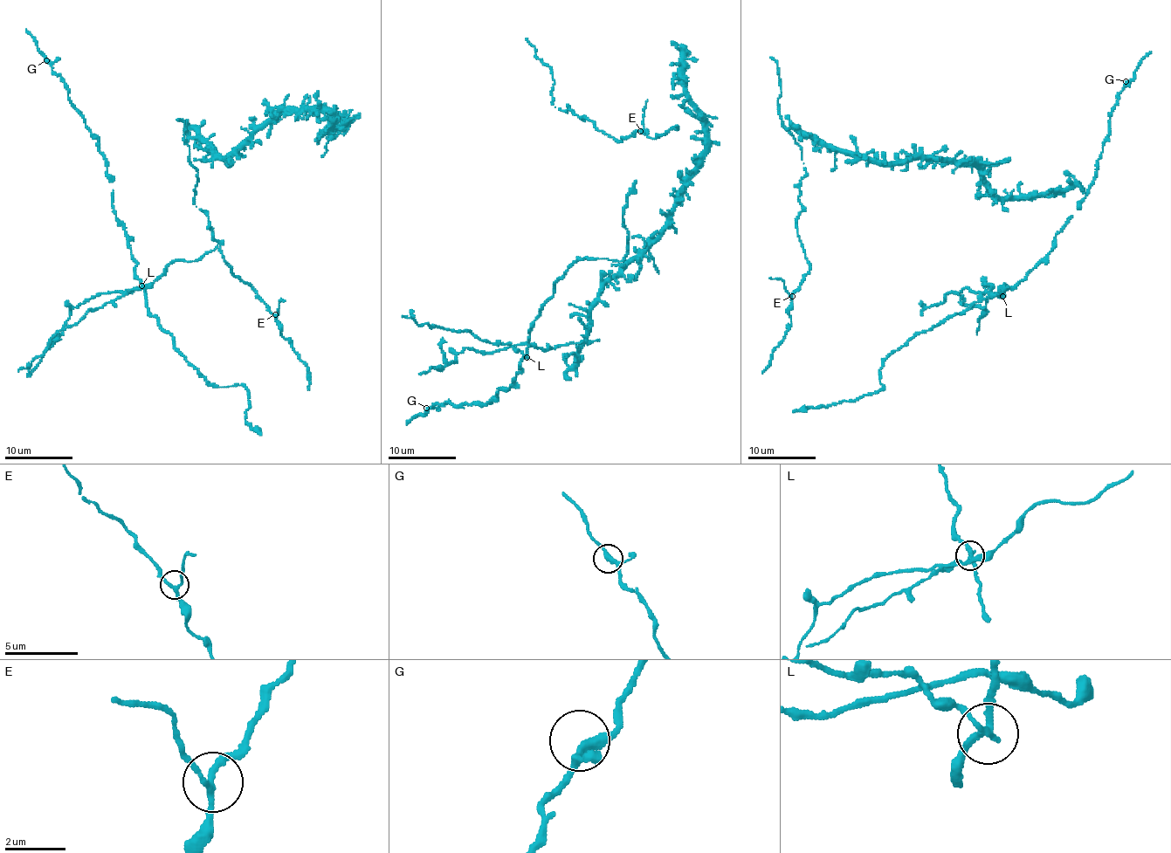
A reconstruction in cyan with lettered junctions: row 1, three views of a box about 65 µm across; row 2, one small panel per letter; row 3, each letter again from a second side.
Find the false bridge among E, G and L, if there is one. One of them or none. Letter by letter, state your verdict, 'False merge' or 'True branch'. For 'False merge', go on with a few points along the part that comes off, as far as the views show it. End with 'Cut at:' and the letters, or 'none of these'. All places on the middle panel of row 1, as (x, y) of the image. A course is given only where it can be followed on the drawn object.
E: True branch
G: True branch
L: False merge. Course of the part to remove: (526, 357), (509, 345), (483, 341), (470, 333), (418, 325), (402, 315)
Cut at: L

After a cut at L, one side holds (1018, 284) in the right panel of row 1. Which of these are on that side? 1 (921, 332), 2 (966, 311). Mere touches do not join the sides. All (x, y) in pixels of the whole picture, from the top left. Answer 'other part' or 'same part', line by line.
1: same part
2: same part

